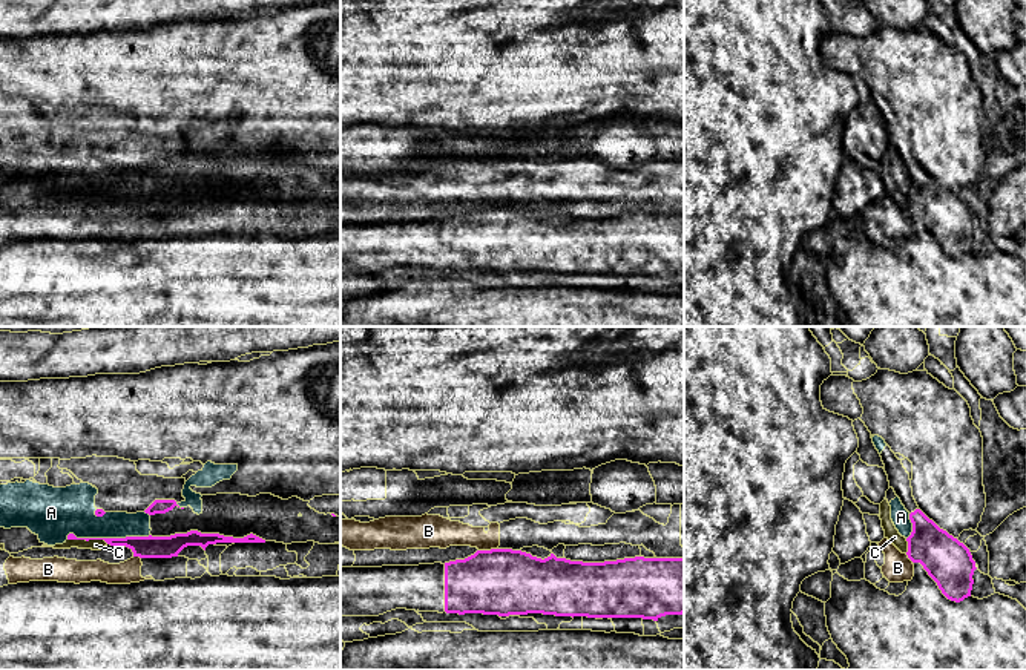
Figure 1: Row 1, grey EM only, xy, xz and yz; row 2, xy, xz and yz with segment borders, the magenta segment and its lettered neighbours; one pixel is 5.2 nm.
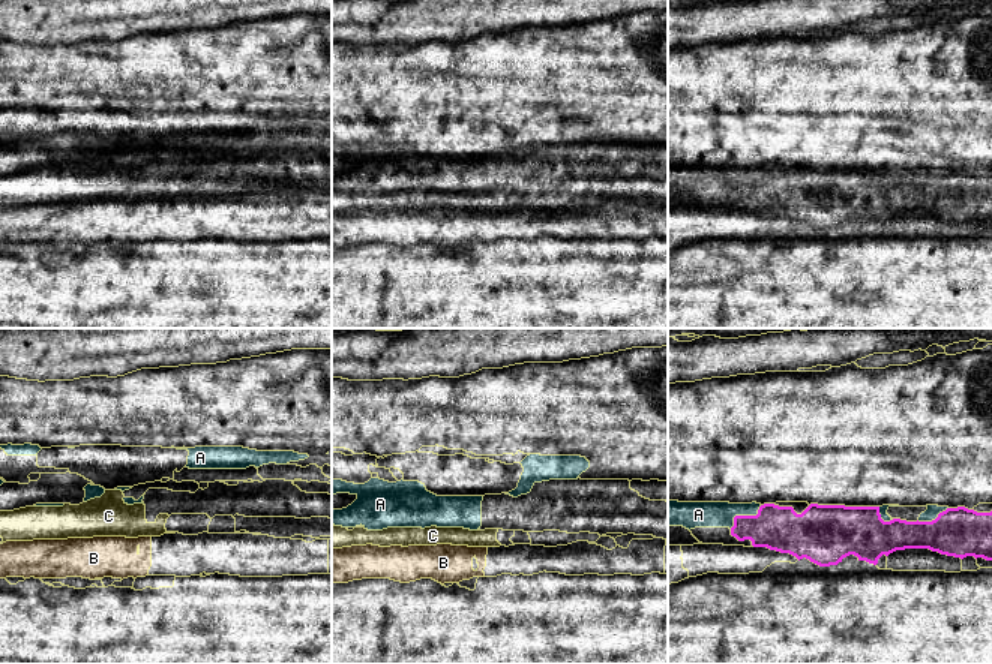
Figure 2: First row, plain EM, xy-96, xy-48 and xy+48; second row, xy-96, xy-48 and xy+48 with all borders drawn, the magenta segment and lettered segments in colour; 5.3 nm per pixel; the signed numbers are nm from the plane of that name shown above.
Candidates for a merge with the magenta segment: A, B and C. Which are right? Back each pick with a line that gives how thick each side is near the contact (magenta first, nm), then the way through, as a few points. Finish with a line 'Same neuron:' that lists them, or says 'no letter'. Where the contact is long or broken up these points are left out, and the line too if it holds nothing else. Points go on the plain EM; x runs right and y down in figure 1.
Same neuron: no letter

